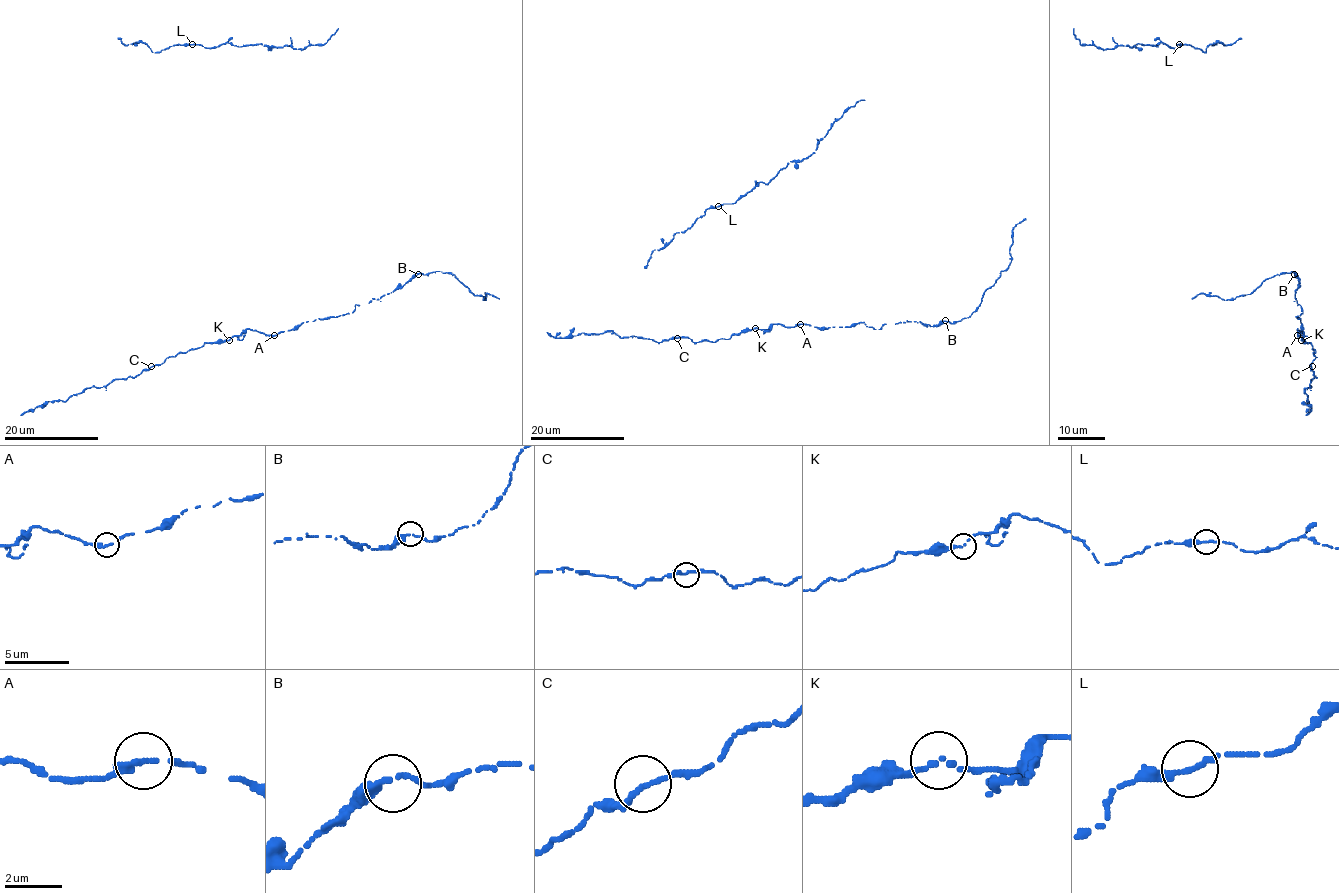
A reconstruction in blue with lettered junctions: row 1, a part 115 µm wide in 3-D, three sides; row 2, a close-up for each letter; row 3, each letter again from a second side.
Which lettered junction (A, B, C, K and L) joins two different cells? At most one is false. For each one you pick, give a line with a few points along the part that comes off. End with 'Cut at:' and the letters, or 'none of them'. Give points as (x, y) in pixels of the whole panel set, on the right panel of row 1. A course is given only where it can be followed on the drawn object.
Cut at: none of them

